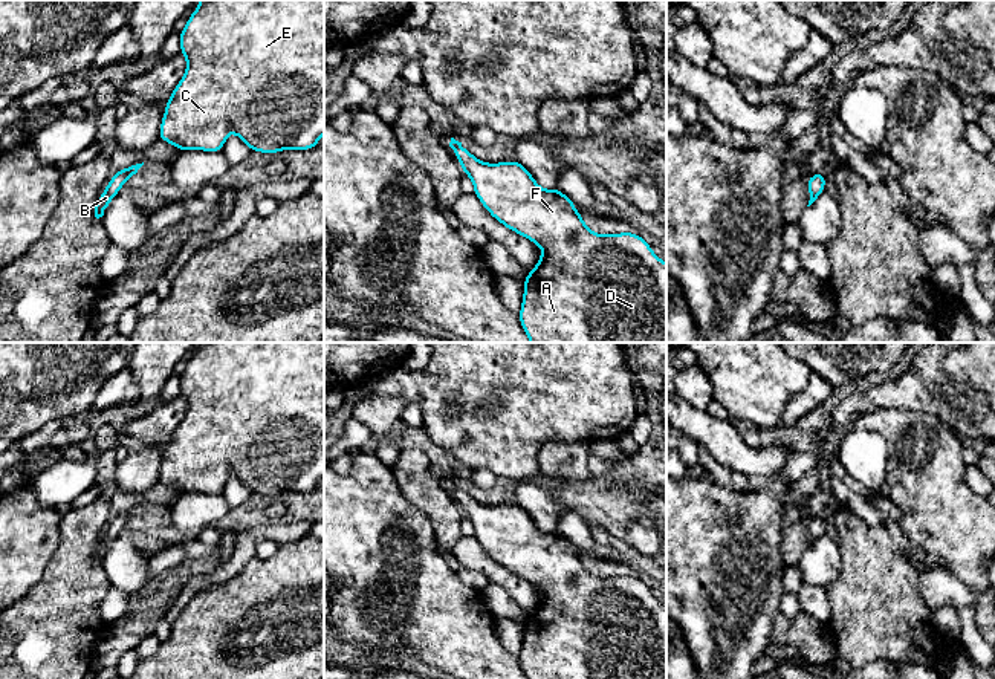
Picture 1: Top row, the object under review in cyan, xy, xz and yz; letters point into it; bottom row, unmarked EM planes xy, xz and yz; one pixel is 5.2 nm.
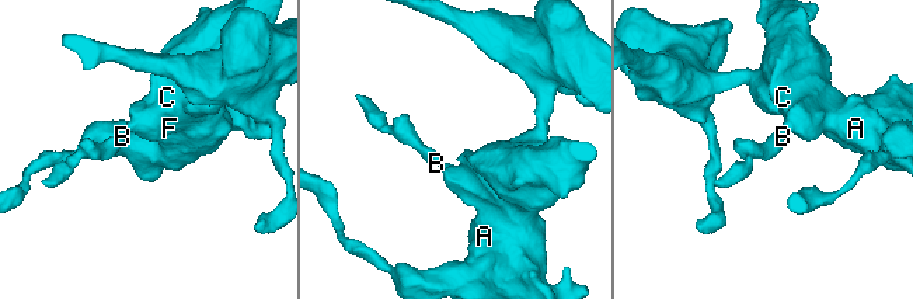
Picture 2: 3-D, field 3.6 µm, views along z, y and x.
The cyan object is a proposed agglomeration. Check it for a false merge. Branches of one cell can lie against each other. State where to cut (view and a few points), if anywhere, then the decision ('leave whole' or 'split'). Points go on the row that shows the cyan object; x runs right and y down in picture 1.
no cut; leave whole

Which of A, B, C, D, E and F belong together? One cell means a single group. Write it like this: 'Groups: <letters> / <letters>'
Groups: A B C D E F

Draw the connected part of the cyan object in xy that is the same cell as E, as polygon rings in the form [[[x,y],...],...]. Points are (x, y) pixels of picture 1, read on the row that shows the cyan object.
[[[200,0],[179,34],[186,72],[173,90],[159,139],[182,151],[222,151],[234,132],[252,151],[310,150],[324,135],[324,0]]]

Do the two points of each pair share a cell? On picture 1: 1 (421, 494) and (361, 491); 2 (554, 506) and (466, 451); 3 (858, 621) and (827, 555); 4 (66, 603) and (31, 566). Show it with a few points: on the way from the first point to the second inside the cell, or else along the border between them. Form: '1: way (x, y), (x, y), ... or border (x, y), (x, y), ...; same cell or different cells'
1: border (390, 468), (401, 493), (428, 517); different cells
2: border (535, 479), (518, 482); different cells
3: border (836, 543), (839, 577), (824, 589); different cells
4: border (58, 545), (43, 575), (16, 601); different cells

